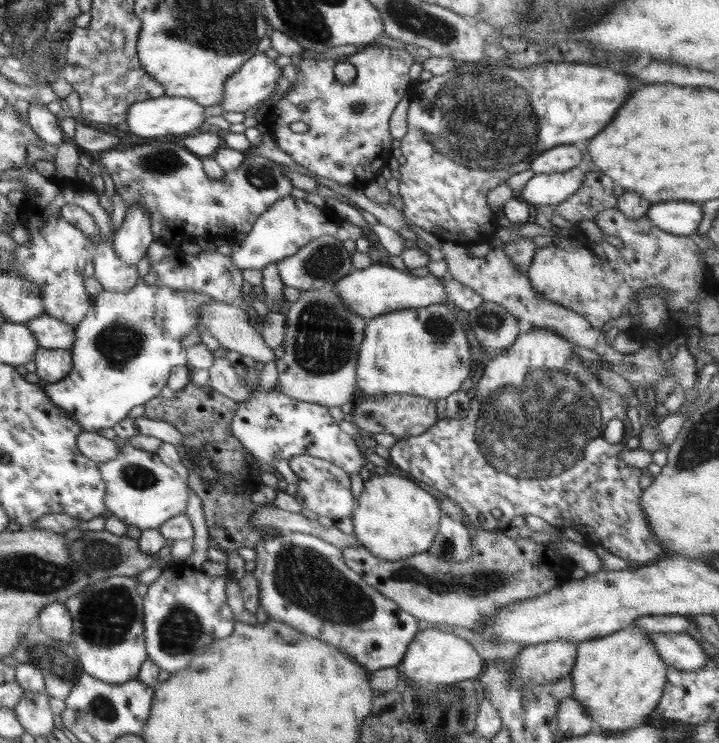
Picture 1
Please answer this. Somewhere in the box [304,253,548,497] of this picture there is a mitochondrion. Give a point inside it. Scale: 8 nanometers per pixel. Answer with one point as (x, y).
(439, 326)

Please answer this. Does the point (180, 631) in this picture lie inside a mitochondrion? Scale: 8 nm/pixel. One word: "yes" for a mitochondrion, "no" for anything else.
yes

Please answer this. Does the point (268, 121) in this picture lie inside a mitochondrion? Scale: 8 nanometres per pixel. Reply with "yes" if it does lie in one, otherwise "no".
no

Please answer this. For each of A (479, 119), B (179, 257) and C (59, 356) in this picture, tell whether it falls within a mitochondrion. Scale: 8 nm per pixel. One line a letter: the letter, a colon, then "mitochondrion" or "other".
A: mitochondrion
B: other
C: other

